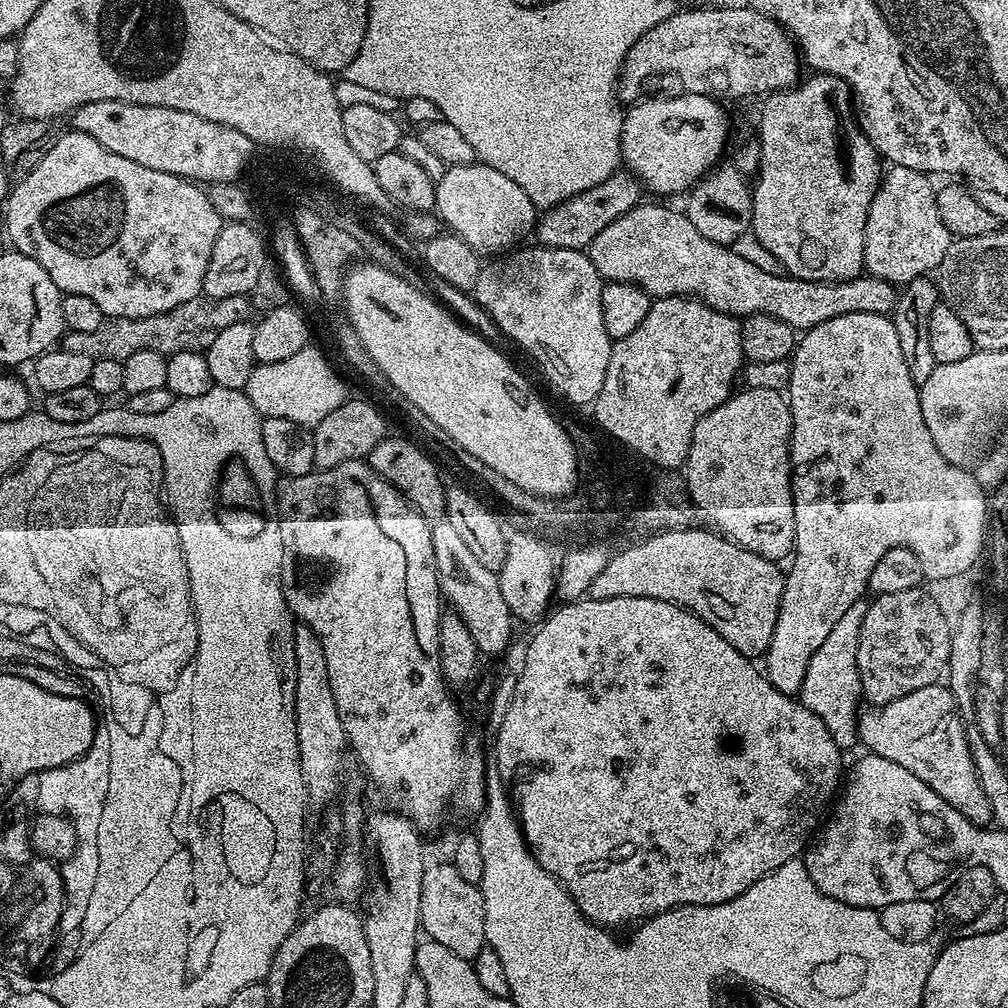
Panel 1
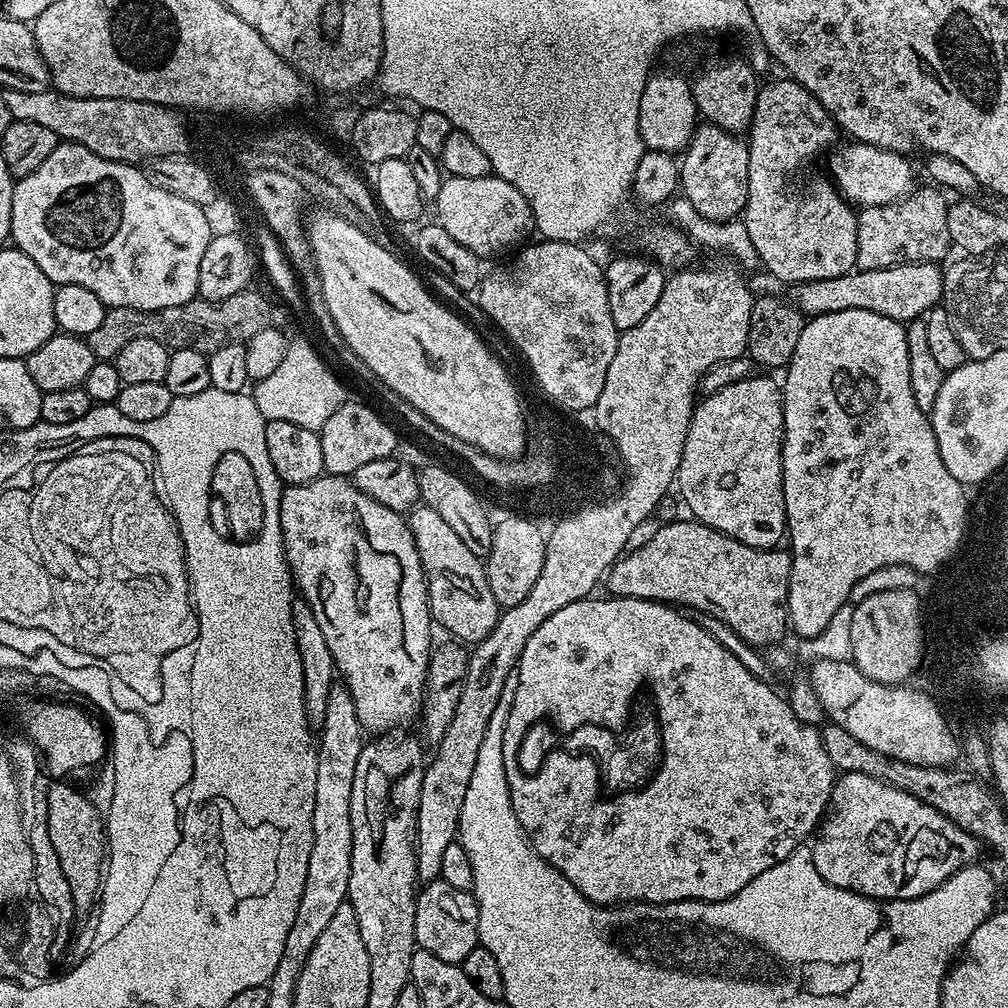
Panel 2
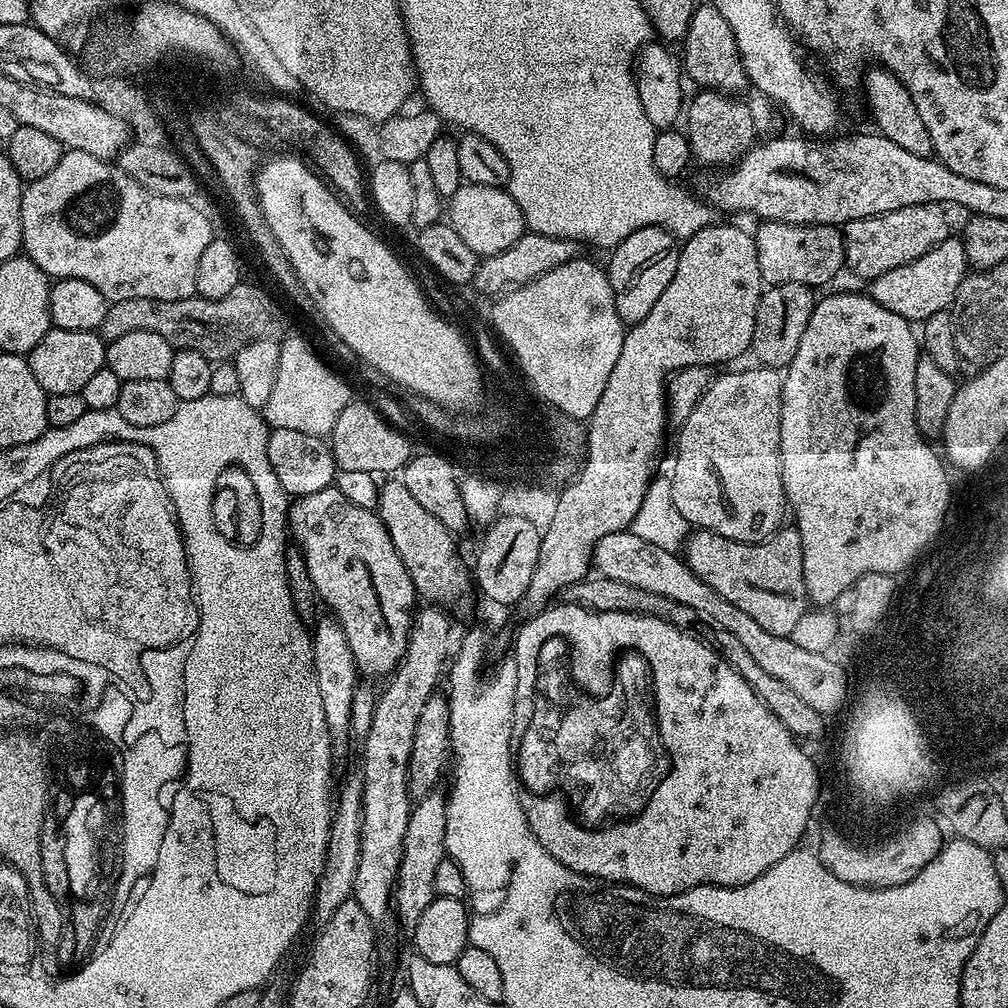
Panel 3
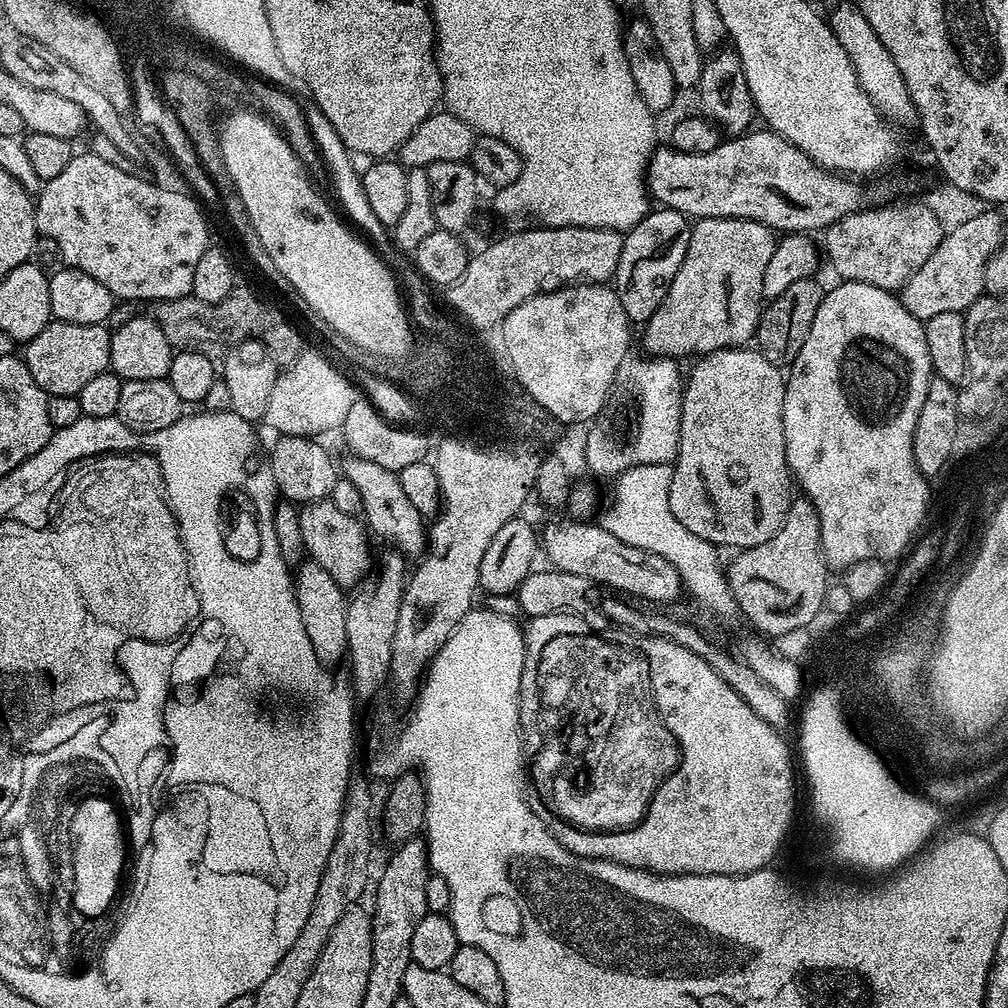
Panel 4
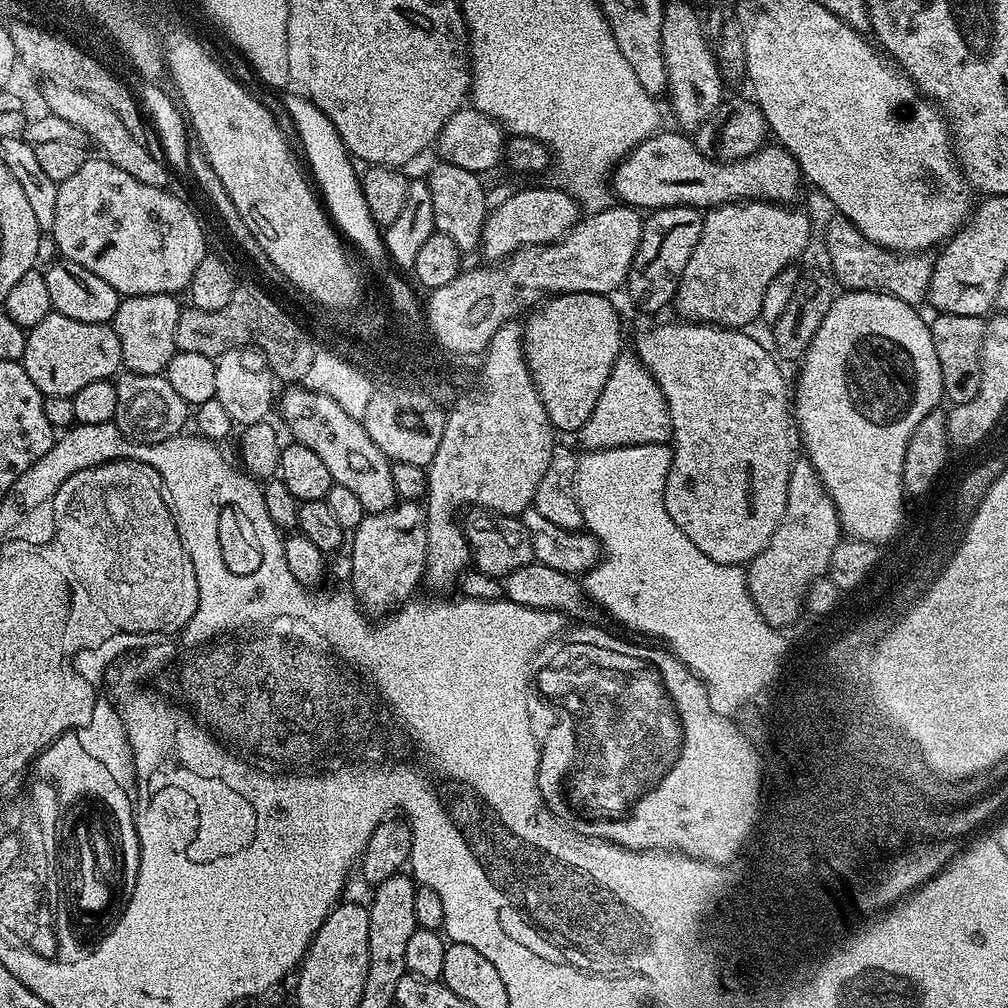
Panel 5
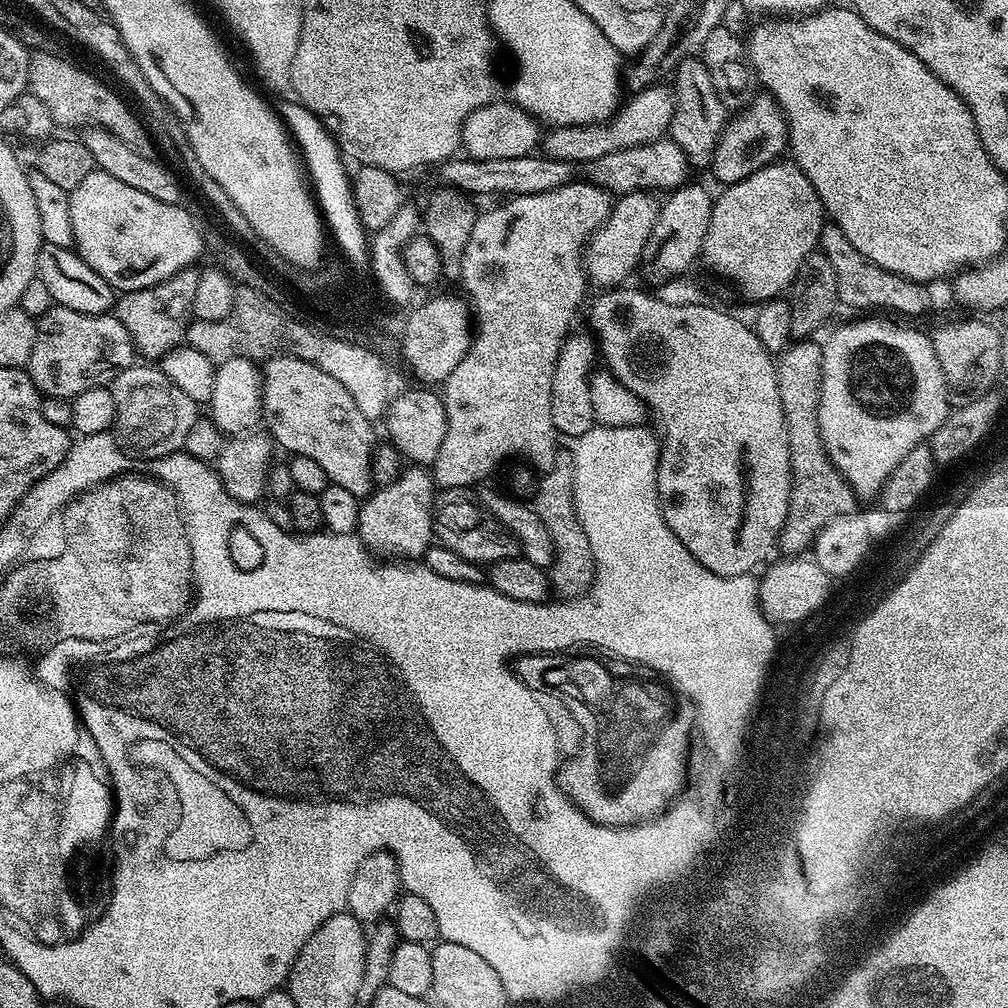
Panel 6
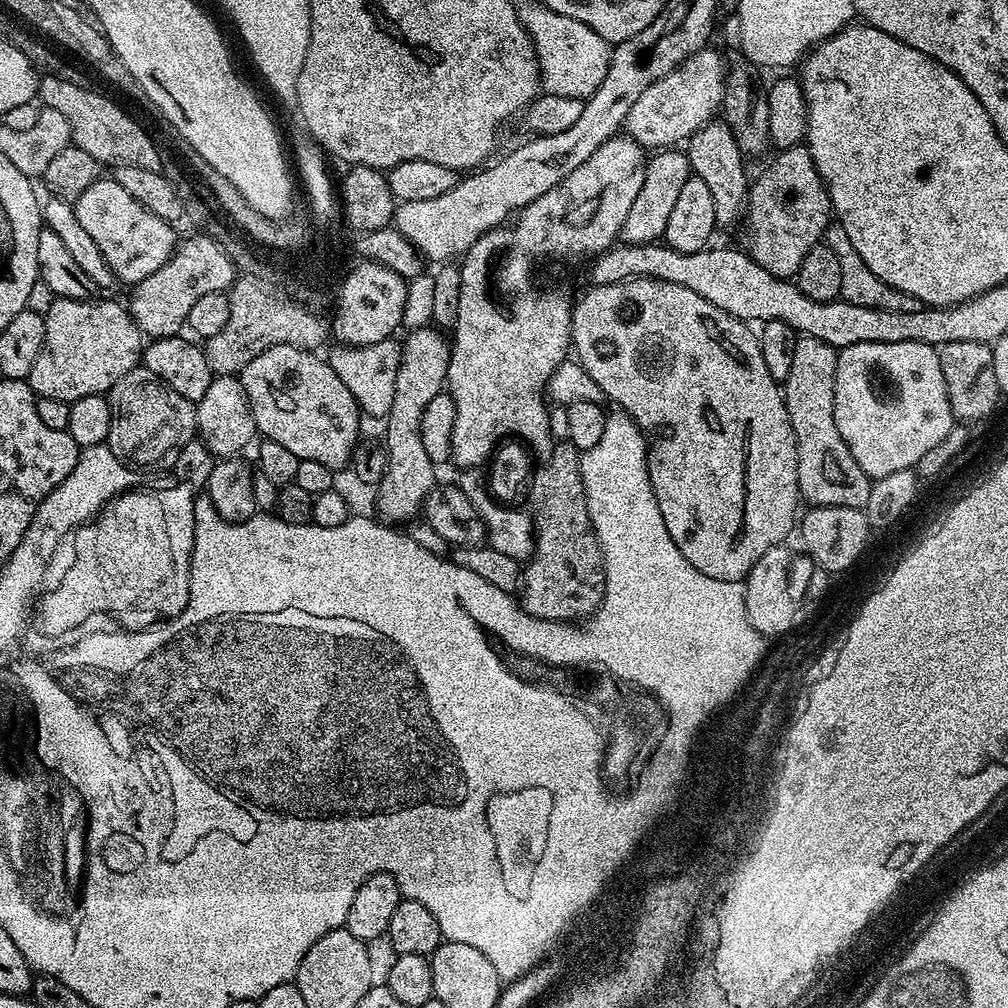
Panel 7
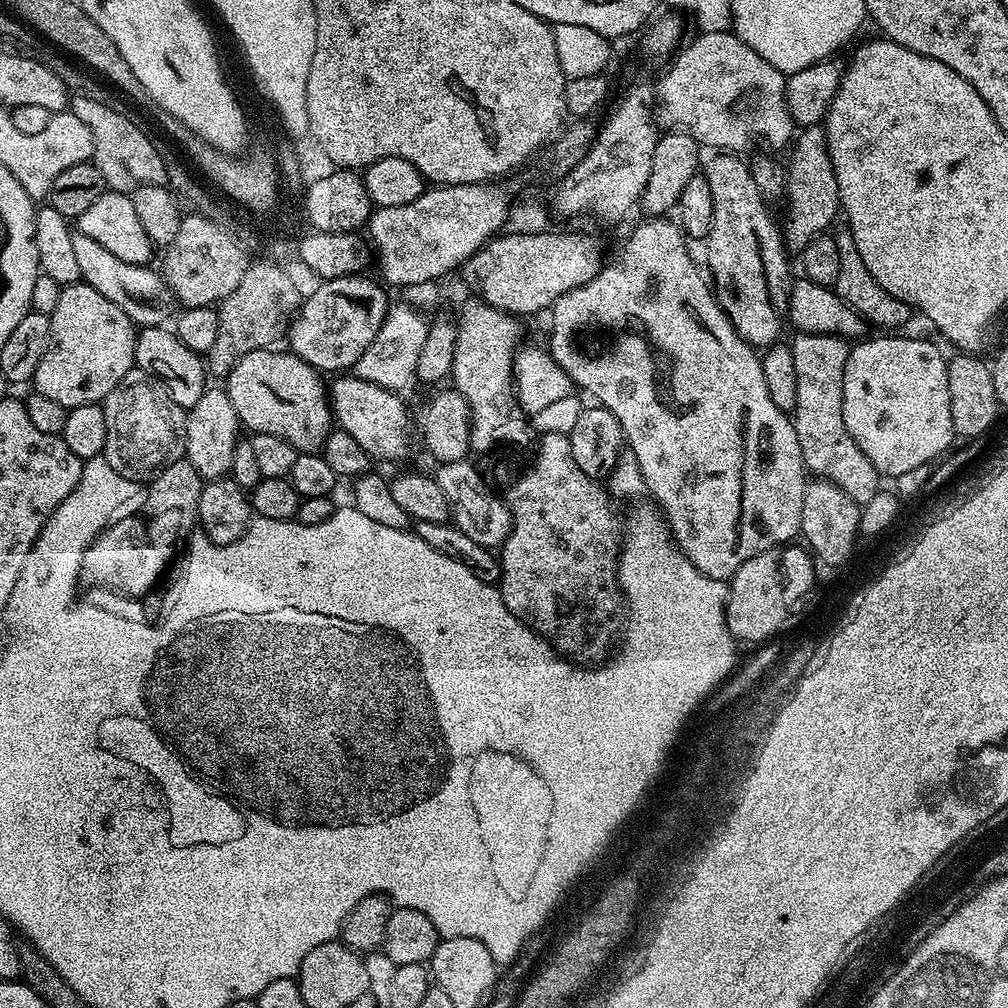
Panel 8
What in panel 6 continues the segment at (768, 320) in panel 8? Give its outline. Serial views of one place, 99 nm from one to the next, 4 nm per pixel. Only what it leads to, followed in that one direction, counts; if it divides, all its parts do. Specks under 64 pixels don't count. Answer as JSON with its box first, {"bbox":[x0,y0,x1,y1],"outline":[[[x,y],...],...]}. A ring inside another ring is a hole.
{"bbox":[670,58,726,165],"outline":[[[689,58],[681,61],[675,70],[674,79],[676,79],[676,88],[674,87],[676,105],[672,115],[670,138],[688,155],[693,165],[711,165],[712,152],[716,149],[716,143],[726,123],[724,104],[719,100],[703,59]]]}

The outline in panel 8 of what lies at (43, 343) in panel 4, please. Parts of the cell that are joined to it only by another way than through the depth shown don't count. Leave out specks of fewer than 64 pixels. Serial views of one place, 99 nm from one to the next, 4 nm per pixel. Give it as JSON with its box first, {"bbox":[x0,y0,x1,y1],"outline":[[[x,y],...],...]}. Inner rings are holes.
{"bbox":[31,282,137,409],"outline":[[[83,282],[61,287],[58,306],[48,321],[50,342],[31,379],[35,391],[66,409],[100,404],[136,363],[137,325],[114,302]]]}

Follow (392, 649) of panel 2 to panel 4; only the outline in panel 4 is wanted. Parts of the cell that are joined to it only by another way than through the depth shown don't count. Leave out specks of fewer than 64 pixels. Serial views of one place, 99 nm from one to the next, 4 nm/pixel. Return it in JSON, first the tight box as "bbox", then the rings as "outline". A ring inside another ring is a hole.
{"bbox":[300,499,374,589],"outline":[[[331,499],[315,500],[313,504],[303,505],[300,508],[300,517],[305,553],[314,562],[318,562],[318,566],[330,570],[334,582],[338,582],[341,588],[355,589],[365,579],[374,560],[374,556],[368,553],[369,533],[365,525],[355,516],[342,514],[342,510],[338,510],[338,506],[334,506]]]}

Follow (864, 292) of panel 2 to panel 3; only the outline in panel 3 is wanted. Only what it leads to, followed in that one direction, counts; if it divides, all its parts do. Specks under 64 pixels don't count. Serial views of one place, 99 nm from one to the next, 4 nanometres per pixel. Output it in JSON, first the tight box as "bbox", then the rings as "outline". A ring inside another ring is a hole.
{"bbox":[866,238,969,322],"outline":[[[949,238],[934,246],[934,250],[922,254],[922,258],[906,262],[906,266],[898,266],[881,276],[875,276],[867,285],[866,292],[874,302],[878,302],[878,306],[894,310],[894,314],[910,322],[923,322],[930,318],[930,314],[938,314],[953,307],[958,286],[962,286],[969,271],[963,239]]]}

